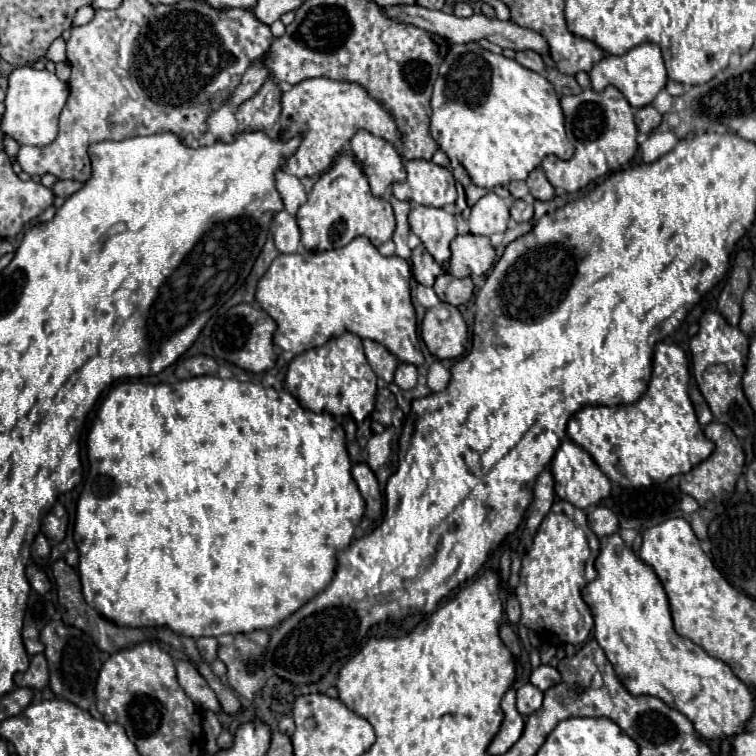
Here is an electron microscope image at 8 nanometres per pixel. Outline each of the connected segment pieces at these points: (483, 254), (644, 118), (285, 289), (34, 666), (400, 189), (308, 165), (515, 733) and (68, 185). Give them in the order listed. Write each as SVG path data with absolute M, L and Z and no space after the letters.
M456 235L450 243L452 259L450 273L454 277L470 277L470 275L486 275L496 259L496 251L490 243L490 237L482 235Z
M646 105L642 109L636 111L636 125L638 125L638 131L648 135L652 133L658 125L662 123L662 115L652 107L652 105Z
M358 237L342 249L314 251L304 255L278 255L258 281L256 301L278 323L274 343L282 351L304 353L306 349L322 347L326 341L342 333L354 333L360 339L378 341L390 349L390 353L394 353L400 363L418 367L424 363L424 355L420 351L416 333L416 313L410 299L410 277L412 273L408 261L400 257L382 257L366 237Z
M42 653L30 659L30 667L20 677L20 685L32 689L44 689L48 685L48 663Z
M414 159L406 163L406 181L394 183L392 193L400 201L444 207L456 201L456 181L450 169L432 161Z
M306 79L282 93L282 115L280 115L280 139L302 135L298 151L286 159L284 169L296 177L312 177L324 173L334 159L342 153L344 143L354 137L356 131L366 129L368 133L382 137L396 145L400 131L394 117L374 101L358 83L332 81L332 79Z
M510 689L504 699L502 699L502 711L504 711L504 721L500 725L500 731L496 733L494 741L488 745L488 755L502 755L506 753L522 735L524 729L524 719L522 715L516 711L516 691Z
M56 181L52 191L58 195L58 197L64 197L68 199L72 193L76 193L80 189L80 183L78 181Z

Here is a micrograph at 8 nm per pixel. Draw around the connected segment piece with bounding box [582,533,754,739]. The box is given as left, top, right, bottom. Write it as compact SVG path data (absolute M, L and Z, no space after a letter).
M614 533L606 537L596 557L596 571L596 579L582 589L582 599L594 617L594 637L624 687L634 695L660 697L684 713L704 739L744 731L754 711L754 695L724 661L710 657L700 645L674 631L668 597L654 569Z

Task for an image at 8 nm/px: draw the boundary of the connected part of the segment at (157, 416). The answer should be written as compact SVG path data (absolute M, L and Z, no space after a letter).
M202 375L202 377L190 377L190 379L184 379L184 381L178 381L174 385L168 385L168 383L162 383L162 385L152 385L152 383L132 383L132 381L126 381L126 383L120 383L116 385L106 401L102 403L100 411L98 411L98 417L90 429L90 435L88 435L88 461L90 461L90 471L88 471L88 477L84 481L84 491L80 495L80 501L78 501L78 509L76 509L76 523L74 523L74 541L76 541L76 547L78 547L78 553L80 553L80 575L84 575L88 581L90 581L90 587L94 591L94 607L96 611L120 625L120 627L168 627L172 629L174 633L180 633L180 635L186 635L186 637L192 637L192 639L198 639L198 637L218 637L218 635L224 635L224 633L250 633L250 631L256 631L256 629L274 629L276 625L280 625L286 617L290 617L292 613L296 613L302 605L306 605L306 601L310 601L312 597L316 597L320 591L324 591L328 587L328 583L332 581L334 573L336 573L336 565L338 565L338 551L344 551L350 541L352 541L352 535L354 535L354 527L360 523L362 515L364 515L364 509L366 509L366 503L356 487L356 481L352 479L350 475L350 469L352 469L352 463L350 463L350 457L348 457L348 451L346 451L346 437L345 432L334 419L330 413L314 413L314 411L308 411L304 409L286 389L272 389L272 387L262 387L253 382L239 381L236 378L221 379L220 377L212 377L212 375Z

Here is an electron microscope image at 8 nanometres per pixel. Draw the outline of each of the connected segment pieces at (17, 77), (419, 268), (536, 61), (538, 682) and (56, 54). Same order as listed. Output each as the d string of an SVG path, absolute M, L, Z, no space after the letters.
M16 67L10 73L6 91L6 113L2 119L2 131L14 137L20 145L48 145L56 139L58 133L58 117L68 99L68 85L46 69L38 71L34 67Z
M422 245L412 249L412 273L420 285L432 287L436 277L442 272L441 266Z
M520 51L520 53L516 53L516 61L518 61L522 67L530 69L530 71L544 73L544 61L542 61L542 57L540 57L538 53L534 53L534 51Z
M540 665L540 667L536 667L536 669L532 671L530 683L532 683L534 687L538 687L540 691L546 691L548 687L560 683L560 673L558 673L558 669L554 669L554 667L550 667L550 665Z
M58 37L58 39L50 45L50 49L48 49L46 57L48 57L50 61L54 61L54 63L66 61L66 41L64 41L62 37Z

